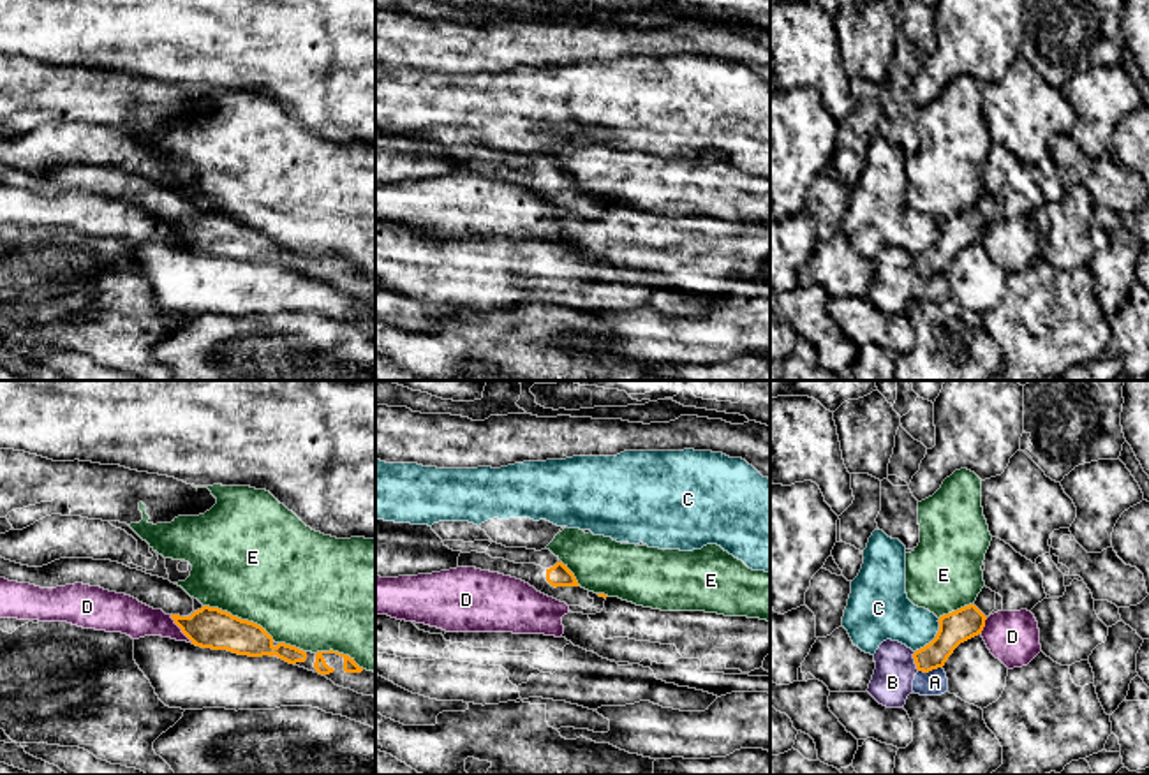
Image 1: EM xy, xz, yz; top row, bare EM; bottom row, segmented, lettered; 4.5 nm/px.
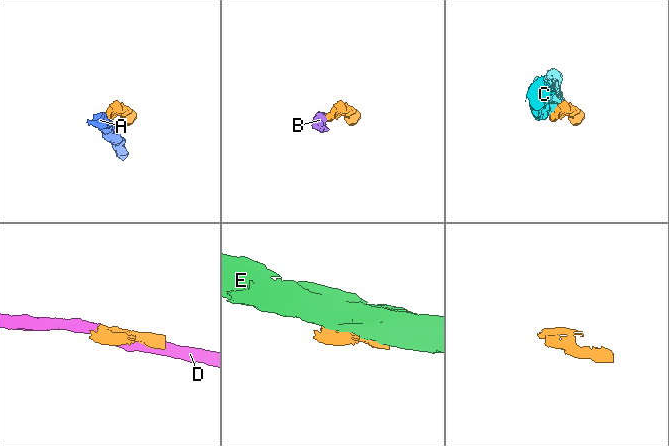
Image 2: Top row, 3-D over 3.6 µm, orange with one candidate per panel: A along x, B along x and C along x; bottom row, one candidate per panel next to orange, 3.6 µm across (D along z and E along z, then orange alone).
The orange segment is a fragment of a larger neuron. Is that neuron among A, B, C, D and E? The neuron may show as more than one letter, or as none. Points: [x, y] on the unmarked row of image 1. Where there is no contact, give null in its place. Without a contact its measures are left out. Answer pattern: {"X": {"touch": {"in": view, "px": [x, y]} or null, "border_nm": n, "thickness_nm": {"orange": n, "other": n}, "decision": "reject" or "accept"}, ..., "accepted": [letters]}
{"A": {"touch": {"in": "yz", "px": [929, 275]}, "border_nm": 110, "thickness_nm": {"orange": 150, "other": 120}, "decision": "reject"}, "B": {"touch": {"in": "yz", "px": [915, 266]}, "border_nm": 90, "thickness_nm": {"orange": 150, "other": 190}, "decision": "reject"}, "C": {"touch": {"in": "yz", "px": [934, 243]}, "border_nm": 200, "thickness_nm": {"orange": 150, "other": 240}, "decision": "reject"}, "D": {"touch": {"in": "xy", "px": [180, 233]}, "border_nm": 170, "thickness_nm": {"orange": 190, "other": 170}, "decision": "reject"}, "E": {"touch": {"in": "xy", "px": [237, 222]}, "border_nm": 360, "thickness_nm": {"orange": 190, "other": 500}, "decision": "reject"}, "accepted": []}

